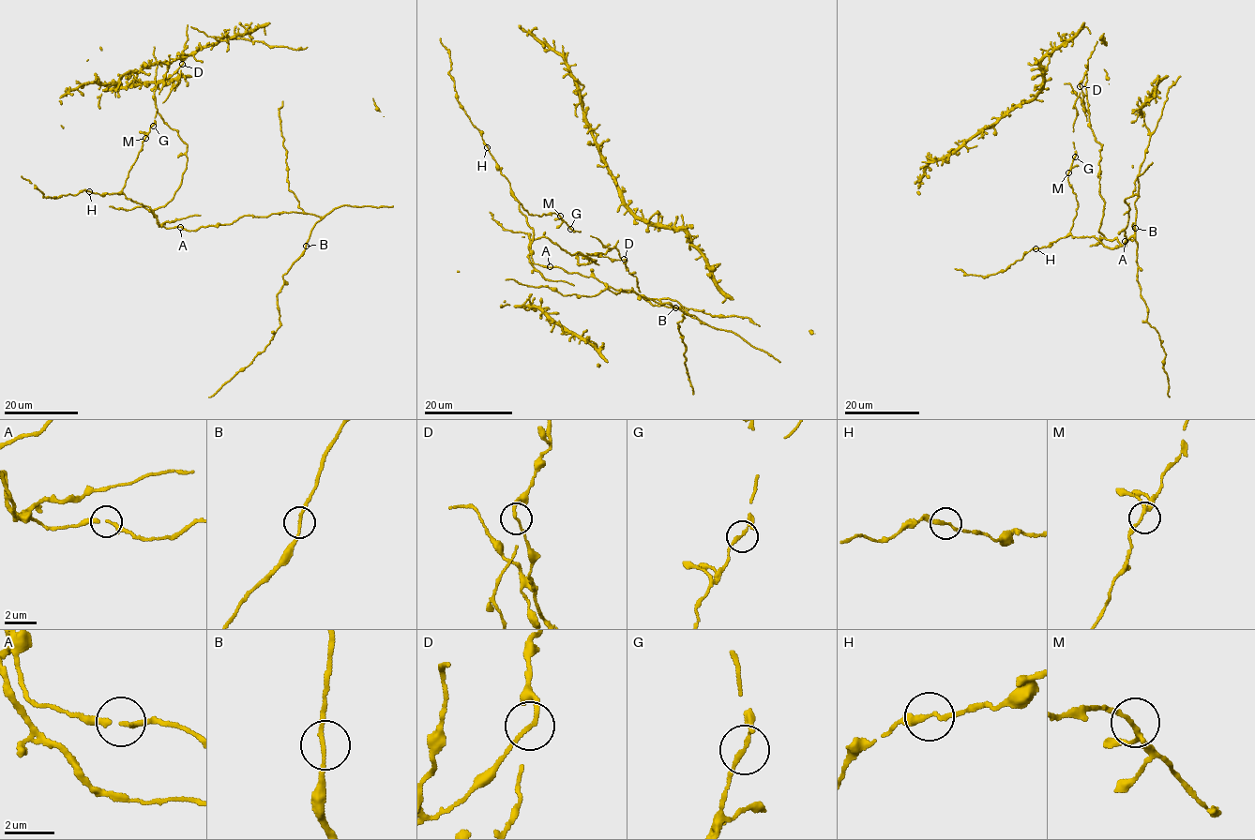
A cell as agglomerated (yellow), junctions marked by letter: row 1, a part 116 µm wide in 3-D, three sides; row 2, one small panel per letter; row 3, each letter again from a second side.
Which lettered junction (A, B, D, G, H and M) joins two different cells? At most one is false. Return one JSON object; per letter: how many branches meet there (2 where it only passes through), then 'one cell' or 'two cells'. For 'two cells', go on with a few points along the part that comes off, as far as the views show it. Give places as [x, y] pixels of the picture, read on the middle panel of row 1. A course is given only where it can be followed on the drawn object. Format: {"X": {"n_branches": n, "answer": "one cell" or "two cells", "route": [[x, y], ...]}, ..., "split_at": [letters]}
{"A": {"n_branches": 2, "answer": "one cell"}, "B": {"n_branches": 2, "answer": "one cell"}, "D": {"n_branches": 2, "answer": "two cells", "route": [[624, 260], [578, 253], [579, 264], [595, 261], [547, 237], [530, 240], [529, 262], [547, 279], [573, 285]]}, "G": {"n_branches": 2, "answer": "one cell"}, "H": {"n_branches": 2, "answer": "one cell"}, "M": {"n_branches": 2, "answer": "one cell"}, "split_at": ["D"]}

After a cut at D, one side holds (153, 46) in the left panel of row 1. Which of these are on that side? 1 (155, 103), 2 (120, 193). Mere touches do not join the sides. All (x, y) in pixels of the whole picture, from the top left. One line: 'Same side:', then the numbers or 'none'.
Same side: 1

